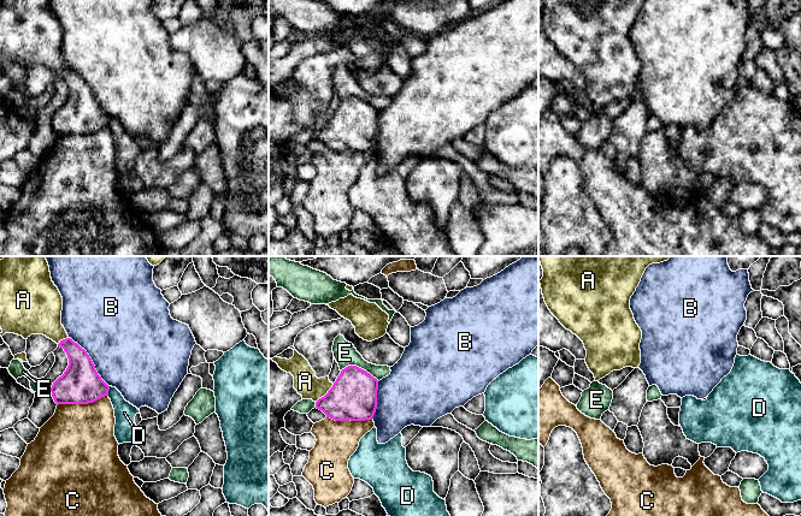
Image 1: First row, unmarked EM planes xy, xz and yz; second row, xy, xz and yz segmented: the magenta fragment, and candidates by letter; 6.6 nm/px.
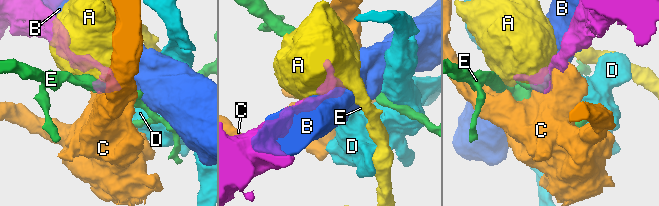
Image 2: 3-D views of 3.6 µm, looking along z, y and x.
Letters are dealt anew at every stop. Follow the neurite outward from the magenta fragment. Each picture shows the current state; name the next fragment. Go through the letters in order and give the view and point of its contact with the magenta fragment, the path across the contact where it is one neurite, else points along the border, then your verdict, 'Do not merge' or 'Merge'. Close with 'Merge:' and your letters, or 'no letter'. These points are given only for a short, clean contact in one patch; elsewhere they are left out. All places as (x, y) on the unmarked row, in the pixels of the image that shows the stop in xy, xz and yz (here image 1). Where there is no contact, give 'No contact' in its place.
A: Touches magenta at xz (327, 124). Do not merge
B: Touches magenta at xy (92, 92). Do not merge
C: Touches magenta at xy (82, 134). Do not merge
D: Touches magenta at xy (107, 122). Boundary: xy (110, 117), (107, 125). Do not merge
E: Touches magenta at xz (360, 99). Do not merge
Merge: no letter

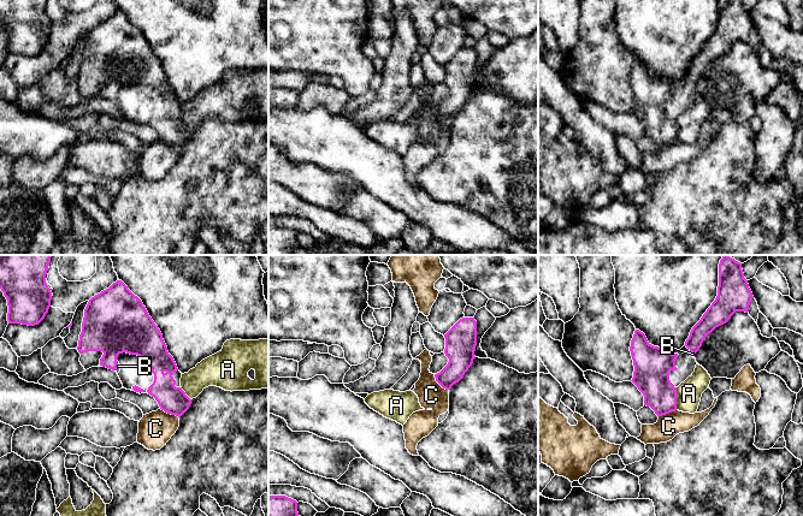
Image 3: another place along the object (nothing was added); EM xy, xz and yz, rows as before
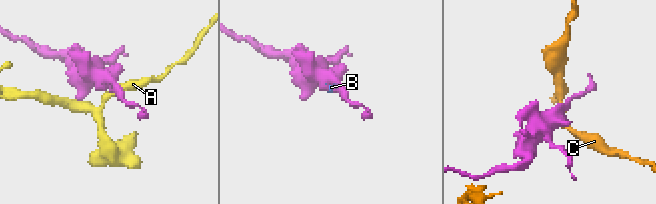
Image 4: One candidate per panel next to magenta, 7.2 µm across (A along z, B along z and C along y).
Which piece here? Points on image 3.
A: Touches magenta at yz (675, 129). Do not merge
B: Touches magenta at xy (116, 96). Merge
C: Touches magenta at xz (440, 114). Boundary: xz (434, 105), (435, 110), (448, 120). Do not merge
Merge: B

